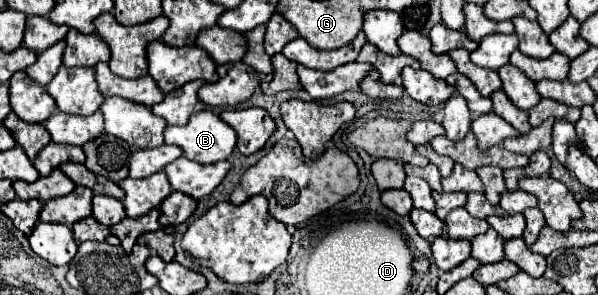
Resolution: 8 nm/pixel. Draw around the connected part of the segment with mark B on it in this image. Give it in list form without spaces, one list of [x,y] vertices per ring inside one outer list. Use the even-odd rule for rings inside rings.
[[[211,110],[197,112],[185,126],[167,126],[165,142],[183,148],[183,154],[193,162],[215,164],[227,160],[237,144],[235,130]]]

